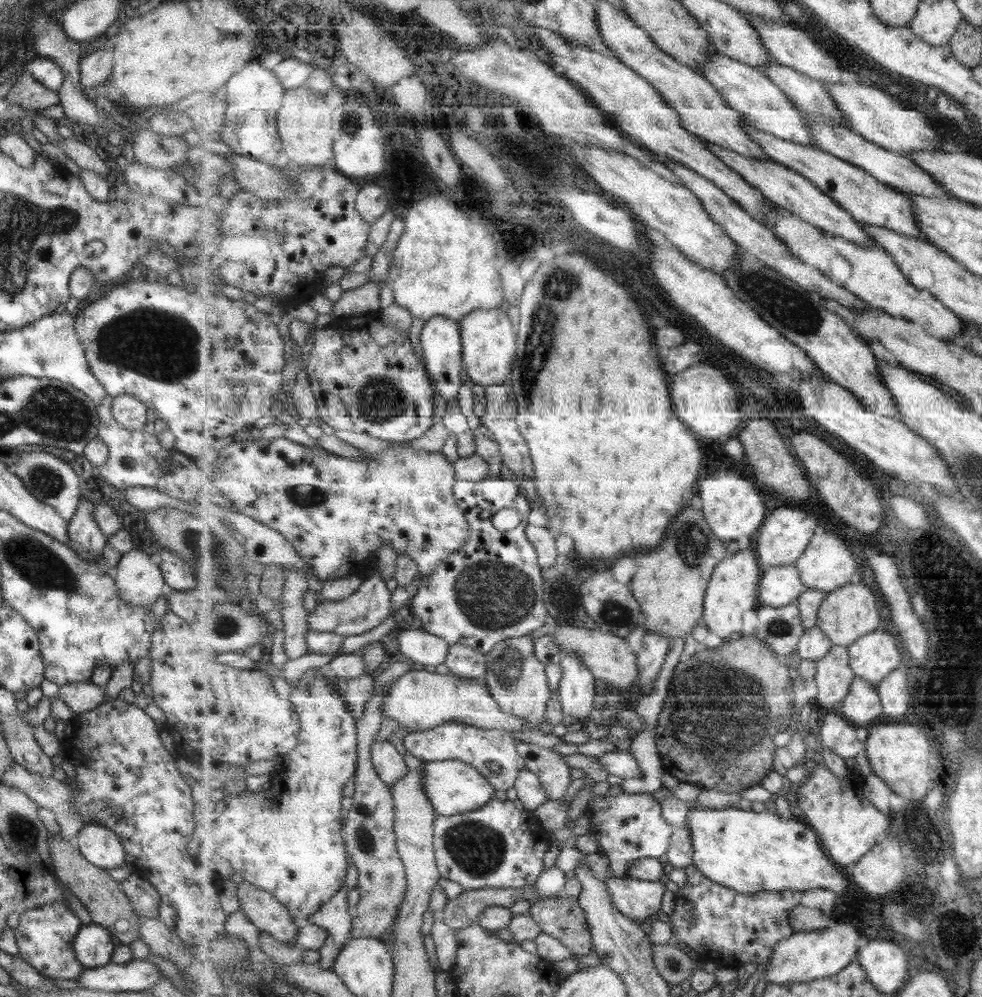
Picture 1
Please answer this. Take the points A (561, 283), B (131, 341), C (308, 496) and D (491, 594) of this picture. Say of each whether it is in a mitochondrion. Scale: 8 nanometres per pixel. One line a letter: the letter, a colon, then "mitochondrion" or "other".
A: mitochondrion
B: mitochondrion
C: mitochondrion
D: mitochondrion

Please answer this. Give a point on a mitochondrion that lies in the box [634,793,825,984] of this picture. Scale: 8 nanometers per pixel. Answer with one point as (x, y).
(670, 964)

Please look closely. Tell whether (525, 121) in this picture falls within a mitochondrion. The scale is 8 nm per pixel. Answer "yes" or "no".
no

